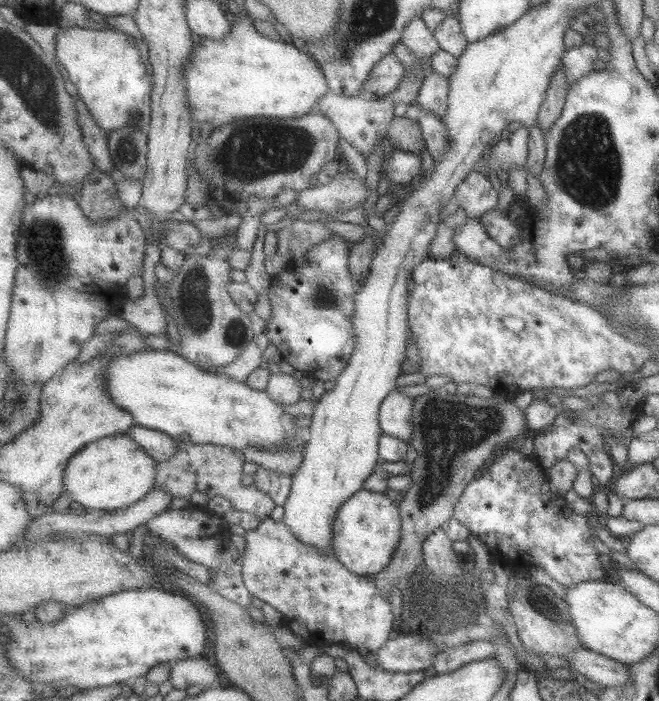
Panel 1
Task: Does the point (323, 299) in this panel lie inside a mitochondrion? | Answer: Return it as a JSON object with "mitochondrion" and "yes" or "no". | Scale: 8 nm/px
{"mitochondrion":"yes"}

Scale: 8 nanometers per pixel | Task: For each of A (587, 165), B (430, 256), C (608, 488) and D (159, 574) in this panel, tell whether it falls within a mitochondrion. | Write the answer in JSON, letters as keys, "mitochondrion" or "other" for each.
{"A":"mitochondrion","B":"other","C":"other","D":"other"}

